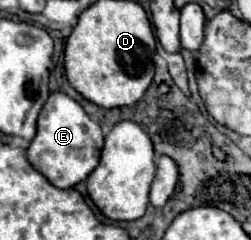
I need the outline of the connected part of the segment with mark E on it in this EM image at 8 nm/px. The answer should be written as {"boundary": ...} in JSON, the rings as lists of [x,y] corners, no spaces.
{"boundary":[[[62,91],[50,93],[38,117],[38,133],[28,147],[28,161],[36,171],[40,171],[52,185],[60,189],[70,189],[84,181],[98,165],[100,151],[104,147],[104,135],[96,121],[92,121],[86,111]]]}

